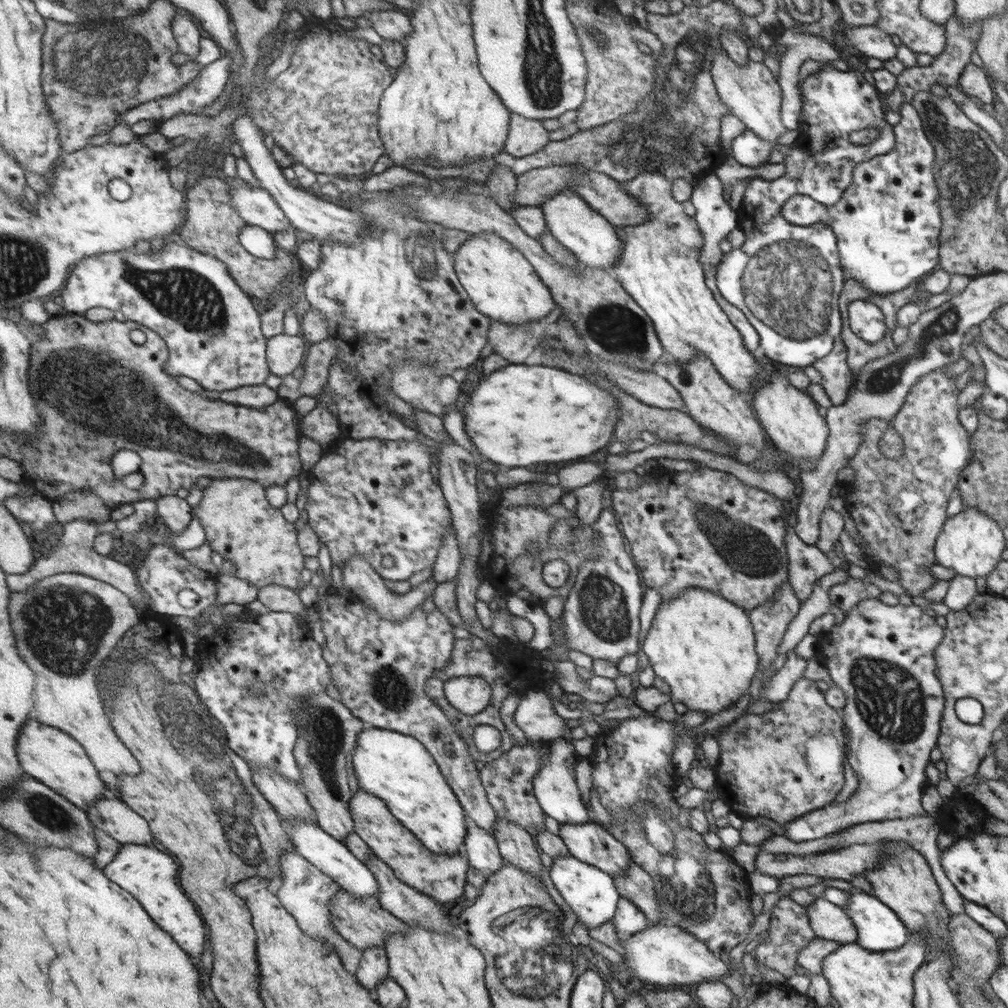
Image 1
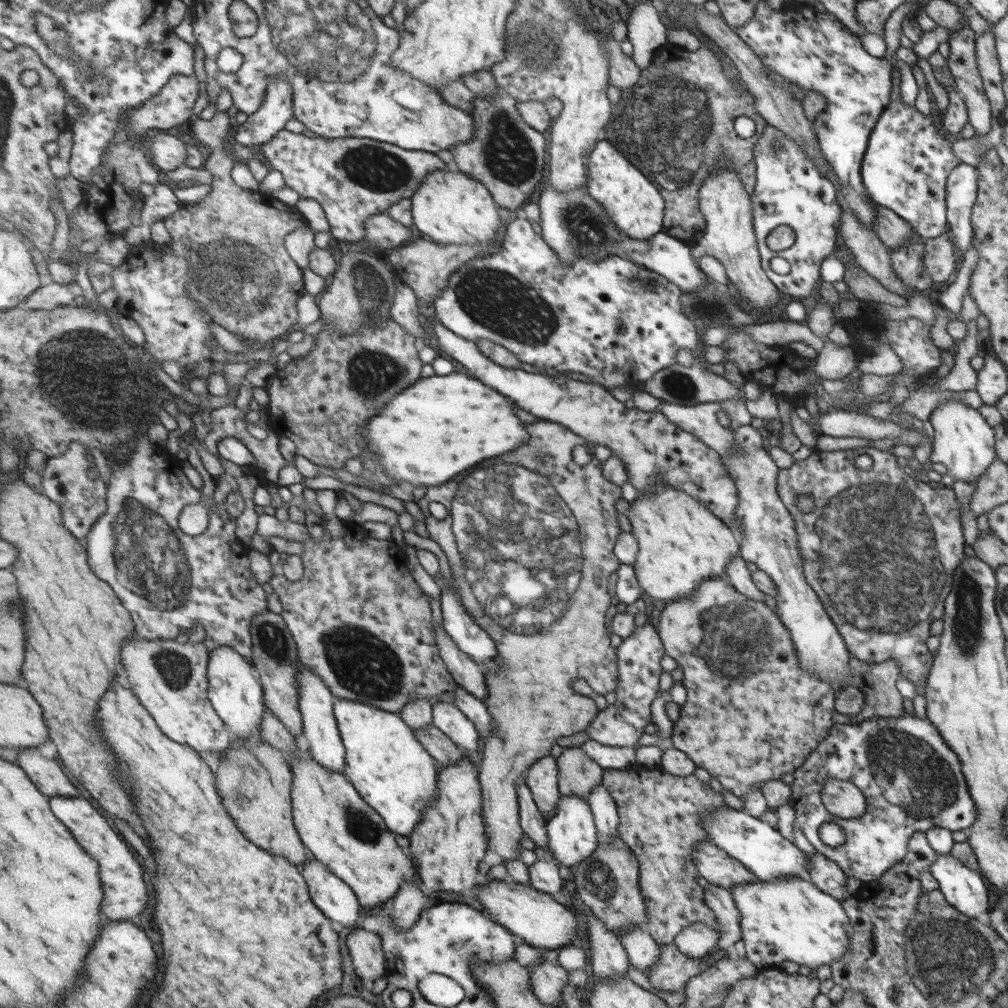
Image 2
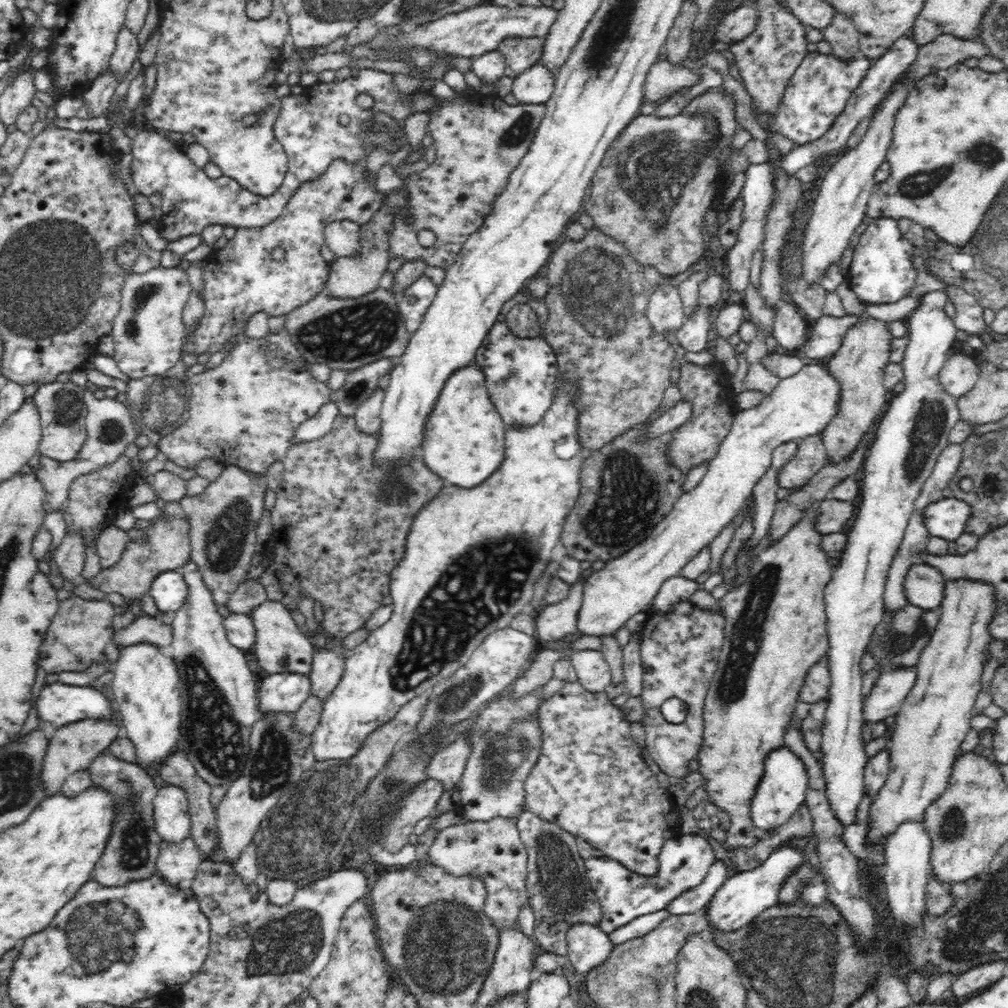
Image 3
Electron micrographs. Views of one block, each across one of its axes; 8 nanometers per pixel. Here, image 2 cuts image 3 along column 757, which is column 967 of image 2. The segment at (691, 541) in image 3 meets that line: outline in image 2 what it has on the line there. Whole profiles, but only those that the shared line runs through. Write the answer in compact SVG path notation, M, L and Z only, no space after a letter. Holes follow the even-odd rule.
M956 399L940 402L931 412L929 421L934 428L934 442L929 459L934 464L943 464L956 481L977 486L986 468L994 462L994 430L986 424L978 410L966 408L966 404Z

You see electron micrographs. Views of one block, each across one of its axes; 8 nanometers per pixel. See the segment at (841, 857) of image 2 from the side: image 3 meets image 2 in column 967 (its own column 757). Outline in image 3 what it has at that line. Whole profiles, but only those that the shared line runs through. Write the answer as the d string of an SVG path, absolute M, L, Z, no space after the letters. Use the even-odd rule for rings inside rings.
M777 747L765 755L764 771L753 797L749 800L750 824L759 832L782 827L786 821L794 818L805 804L805 793L808 790L808 773L802 760L788 747ZM774 792L774 794L772 794Z

